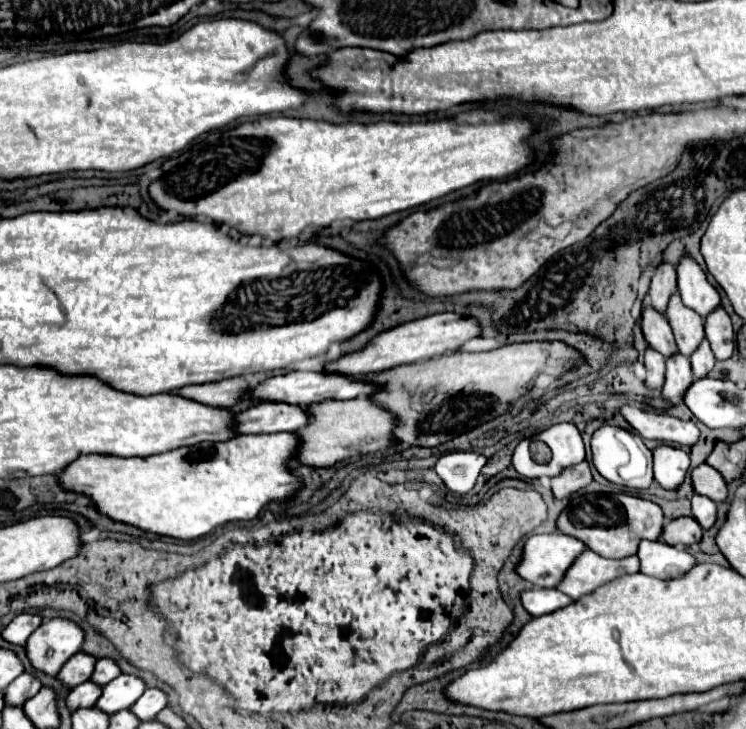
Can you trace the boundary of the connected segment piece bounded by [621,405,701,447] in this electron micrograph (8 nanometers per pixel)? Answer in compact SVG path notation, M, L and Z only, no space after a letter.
M629 405L623 407L621 413L643 439L653 439L659 443L681 445L681 447L693 447L701 435L695 423L675 419L671 415L647 413Z

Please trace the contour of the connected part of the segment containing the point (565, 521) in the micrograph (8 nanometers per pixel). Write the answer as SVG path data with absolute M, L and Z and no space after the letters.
M583 493L571 497L569 507L557 519L559 531L581 539L591 551L597 551L607 559L623 559L637 553L641 539L659 541L663 533L663 511L659 505L647 499L631 497L625 493Z

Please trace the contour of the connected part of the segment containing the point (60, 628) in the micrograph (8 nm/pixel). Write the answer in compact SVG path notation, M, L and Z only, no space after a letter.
M53 617L27 639L27 655L35 669L57 675L63 663L81 649L83 637L85 631L75 621Z

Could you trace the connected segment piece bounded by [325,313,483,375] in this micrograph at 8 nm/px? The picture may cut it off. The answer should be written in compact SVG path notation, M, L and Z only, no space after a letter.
M439 313L431 317L423 317L411 323L403 323L391 331L385 331L371 339L371 343L363 351L349 353L339 357L337 361L325 363L325 369L341 369L341 373L361 373L375 375L381 371L389 371L399 365L409 365L415 361L425 361L433 357L441 357L447 351L457 351L465 341L481 337L483 329L475 317L463 317L459 313Z

